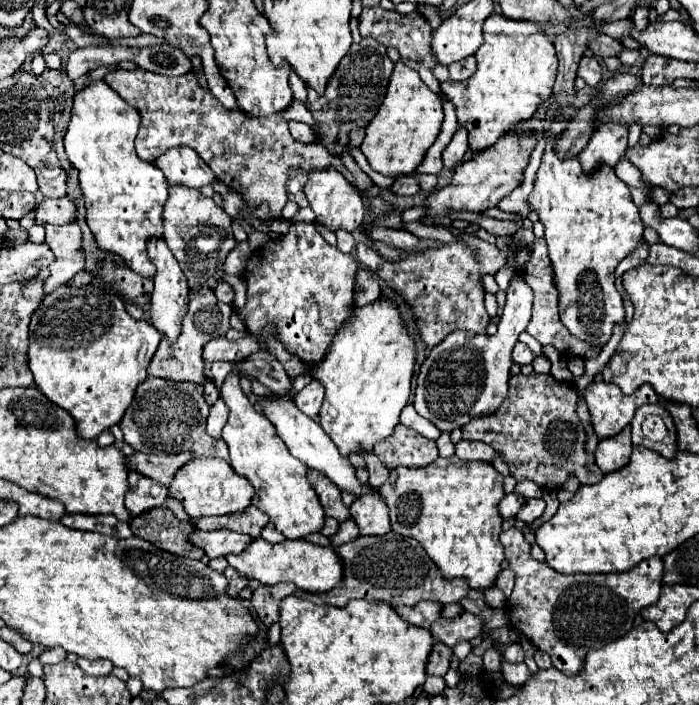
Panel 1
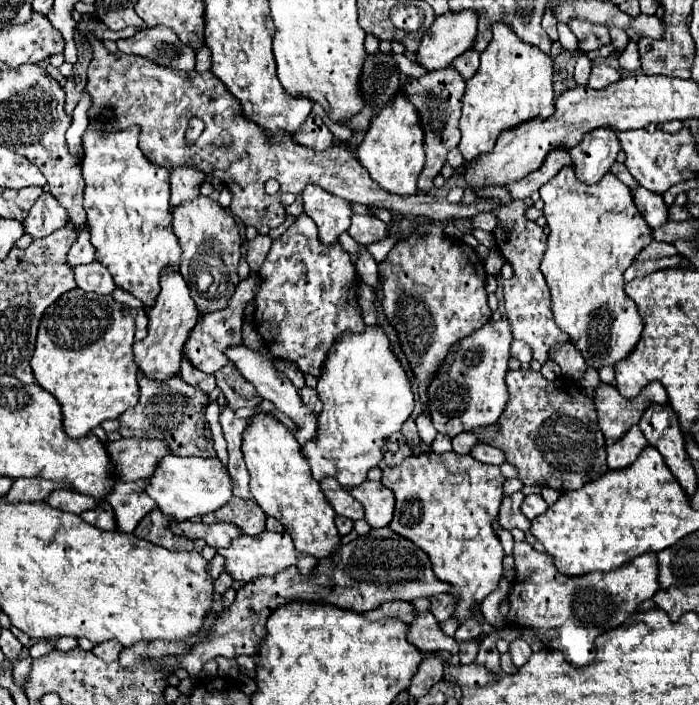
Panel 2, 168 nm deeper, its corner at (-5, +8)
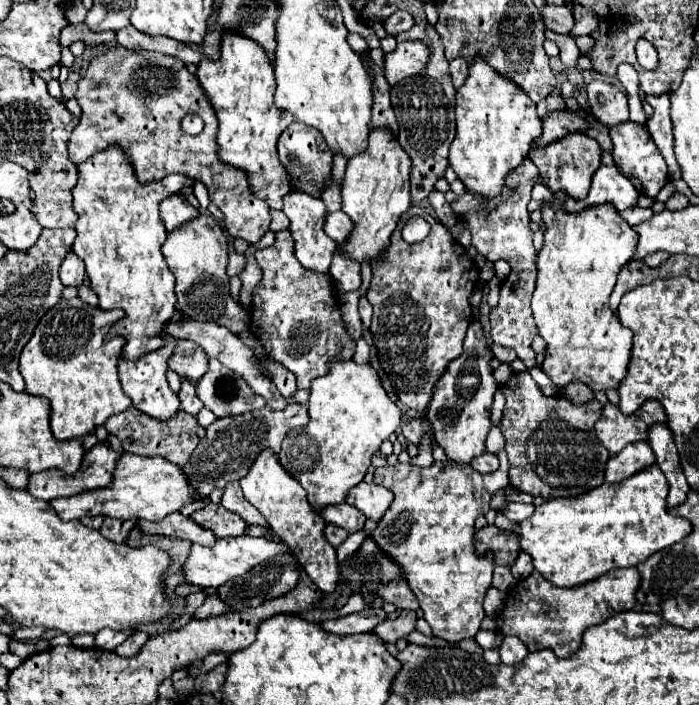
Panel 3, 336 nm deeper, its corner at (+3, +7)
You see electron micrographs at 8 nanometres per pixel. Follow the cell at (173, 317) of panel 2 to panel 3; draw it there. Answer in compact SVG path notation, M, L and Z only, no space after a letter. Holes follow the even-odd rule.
M165 336L165 342L167 346L161 348L161 350L155 350L151 354L145 354L141 356L139 360L119 360L119 380L121 380L121 386L123 386L123 392L127 396L131 396L133 400L133 406L151 416L151 418L157 418L157 420L169 420L173 418L173 414L179 412L179 398L177 394L169 388L167 384L167 378L165 378L165 372L167 372L167 362L175 350L175 340Z

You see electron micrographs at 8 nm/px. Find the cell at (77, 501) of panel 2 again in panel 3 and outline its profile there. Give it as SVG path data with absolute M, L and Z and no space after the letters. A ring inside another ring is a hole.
M125 452L115 466L113 482L105 488L99 490L89 490L81 492L77 496L69 498L55 498L49 504L53 510L61 516L61 520L77 520L83 516L111 516L111 518L143 518L149 522L159 522L171 512L181 510L185 504L195 502L197 498L193 496L193 488L187 484L183 472L179 466L167 462L161 456L137 456Z

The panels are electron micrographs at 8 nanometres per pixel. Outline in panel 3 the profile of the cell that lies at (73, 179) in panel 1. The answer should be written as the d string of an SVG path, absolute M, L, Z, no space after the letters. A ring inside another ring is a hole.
M73 252L67 254L65 262L61 264L61 282L63 286L81 286L81 282L85 280L85 266L83 260L79 256L75 256Z

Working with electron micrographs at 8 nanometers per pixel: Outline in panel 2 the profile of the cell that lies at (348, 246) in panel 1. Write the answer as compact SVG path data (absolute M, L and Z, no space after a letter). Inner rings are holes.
M359 245L359 253L357 253L357 275L363 283L369 283L371 287L377 287L379 283L379 271L377 271L377 261L373 259L373 255L367 251L365 245Z

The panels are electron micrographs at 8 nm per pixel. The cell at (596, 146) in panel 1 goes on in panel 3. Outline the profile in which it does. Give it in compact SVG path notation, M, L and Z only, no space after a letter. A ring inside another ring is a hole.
M569 134L569 138L561 138L561 142L553 142L553 146L541 146L541 150L531 150L529 160L537 166L539 174L543 176L543 184L551 192L561 190L573 200L583 200L589 192L591 176L601 166L601 148L585 134Z

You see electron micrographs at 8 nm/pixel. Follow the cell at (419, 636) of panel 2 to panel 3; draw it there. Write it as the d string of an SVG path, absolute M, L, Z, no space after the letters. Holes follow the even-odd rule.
M401 610L395 618L389 616L385 622L381 622L381 626L375 626L373 634L383 642L395 644L399 638L405 638L409 632L415 630L415 620L417 620L415 612Z

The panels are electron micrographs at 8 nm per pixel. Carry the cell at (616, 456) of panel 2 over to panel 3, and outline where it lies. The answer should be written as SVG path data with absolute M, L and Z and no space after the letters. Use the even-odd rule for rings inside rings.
M633 442L633 444L625 446L625 450L621 450L621 454L613 456L607 462L605 480L609 484L617 484L617 482L641 472L643 468L647 468L651 464L655 464L651 446L647 442Z

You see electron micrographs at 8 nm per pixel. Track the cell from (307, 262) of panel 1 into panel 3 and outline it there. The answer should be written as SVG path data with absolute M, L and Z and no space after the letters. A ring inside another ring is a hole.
M281 230L275 234L275 242L263 250L257 250L255 254L263 278L253 290L253 306L251 306L251 332L253 336L265 346L267 356L273 362L283 364L289 372L297 378L297 388L311 388L311 380L317 376L327 374L331 360L351 360L355 352L355 342L345 330L345 322L339 312L337 298L333 294L333 280L329 274L317 274L311 270L305 270L295 254L293 254L293 238L289 230Z

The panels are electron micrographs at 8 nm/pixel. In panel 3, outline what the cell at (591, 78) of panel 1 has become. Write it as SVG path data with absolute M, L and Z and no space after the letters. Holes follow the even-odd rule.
M593 80L585 88L589 94L589 108L597 114L599 122L611 128L629 120L627 96L621 90L601 80Z

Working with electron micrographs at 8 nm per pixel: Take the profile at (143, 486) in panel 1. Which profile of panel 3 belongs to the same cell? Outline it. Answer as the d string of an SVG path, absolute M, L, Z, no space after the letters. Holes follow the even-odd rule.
M105 518L103 526L101 526L101 534L113 542L123 542L129 532L133 530L135 520L115 520L115 518Z

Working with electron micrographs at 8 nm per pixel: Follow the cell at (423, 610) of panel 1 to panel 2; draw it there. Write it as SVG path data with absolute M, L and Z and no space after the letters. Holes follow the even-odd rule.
M385 601L385 605L379 605L377 609L365 613L371 621L383 619L383 617L399 617L401 621L409 623L413 621L413 617L417 617L417 609L413 607L413 603L407 601Z

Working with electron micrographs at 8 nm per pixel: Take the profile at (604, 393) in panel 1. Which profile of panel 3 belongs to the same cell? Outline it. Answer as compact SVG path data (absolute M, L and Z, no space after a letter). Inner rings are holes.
M611 402L603 406L603 414L595 424L597 438L611 452L611 456L619 454L627 444L647 440L649 426L665 424L665 410L657 402L645 402L633 416L625 416Z

